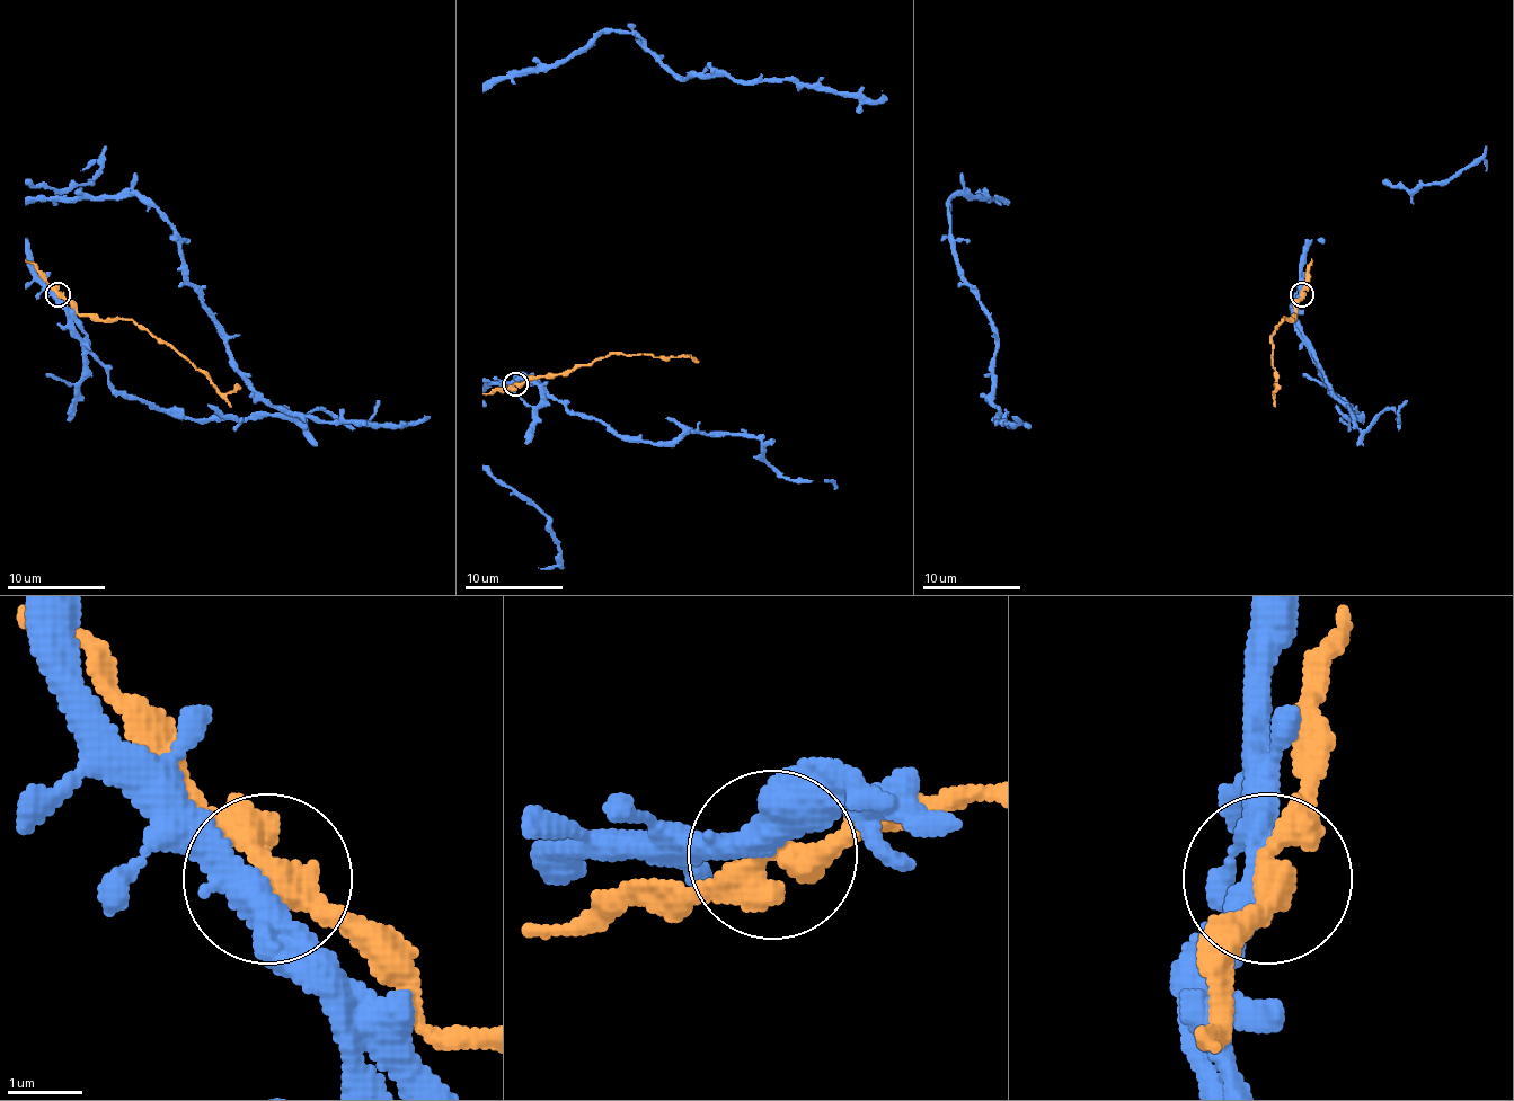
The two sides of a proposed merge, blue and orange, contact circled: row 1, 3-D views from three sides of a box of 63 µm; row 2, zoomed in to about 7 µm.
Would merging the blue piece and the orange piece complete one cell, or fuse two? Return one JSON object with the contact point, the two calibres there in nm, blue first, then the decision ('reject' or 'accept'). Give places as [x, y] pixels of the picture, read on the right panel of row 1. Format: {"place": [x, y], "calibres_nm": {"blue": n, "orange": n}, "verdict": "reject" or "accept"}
{"place": [1302, 294], "calibres_nm": {"blue": 400, "orange": 300}, "verdict": "accept"}

